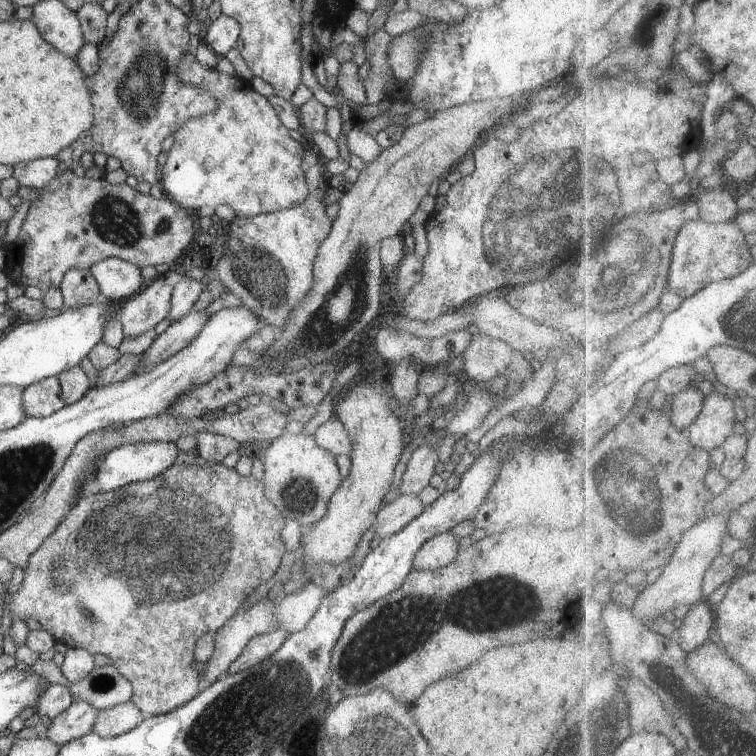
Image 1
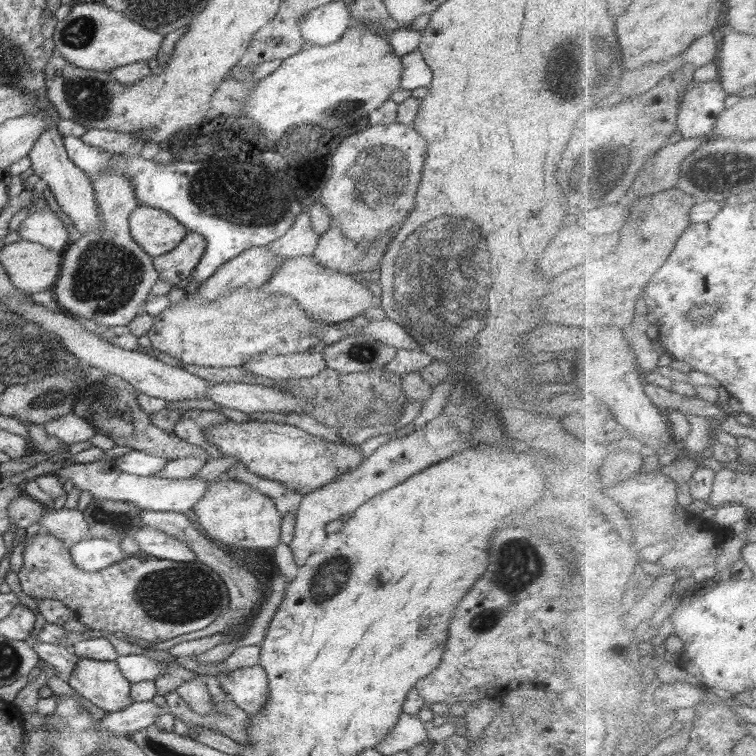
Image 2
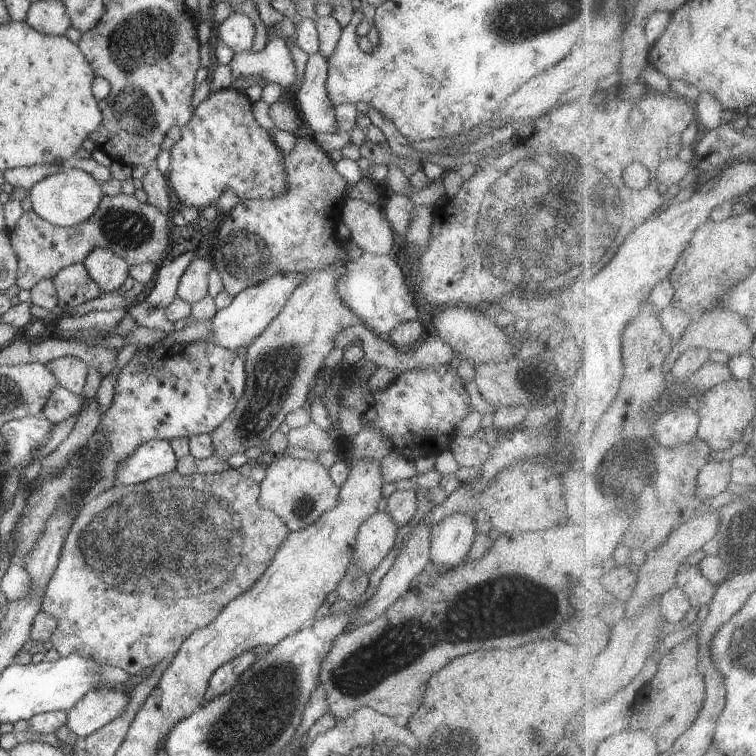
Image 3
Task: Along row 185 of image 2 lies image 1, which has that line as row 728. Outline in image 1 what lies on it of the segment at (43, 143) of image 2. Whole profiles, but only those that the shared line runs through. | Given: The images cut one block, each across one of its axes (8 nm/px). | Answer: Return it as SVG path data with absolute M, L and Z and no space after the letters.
M76 700L70 708L51 720L50 726L41 729L42 735L61 747L92 731L98 714L100 711L94 708L94 704L88 704L86 700Z

